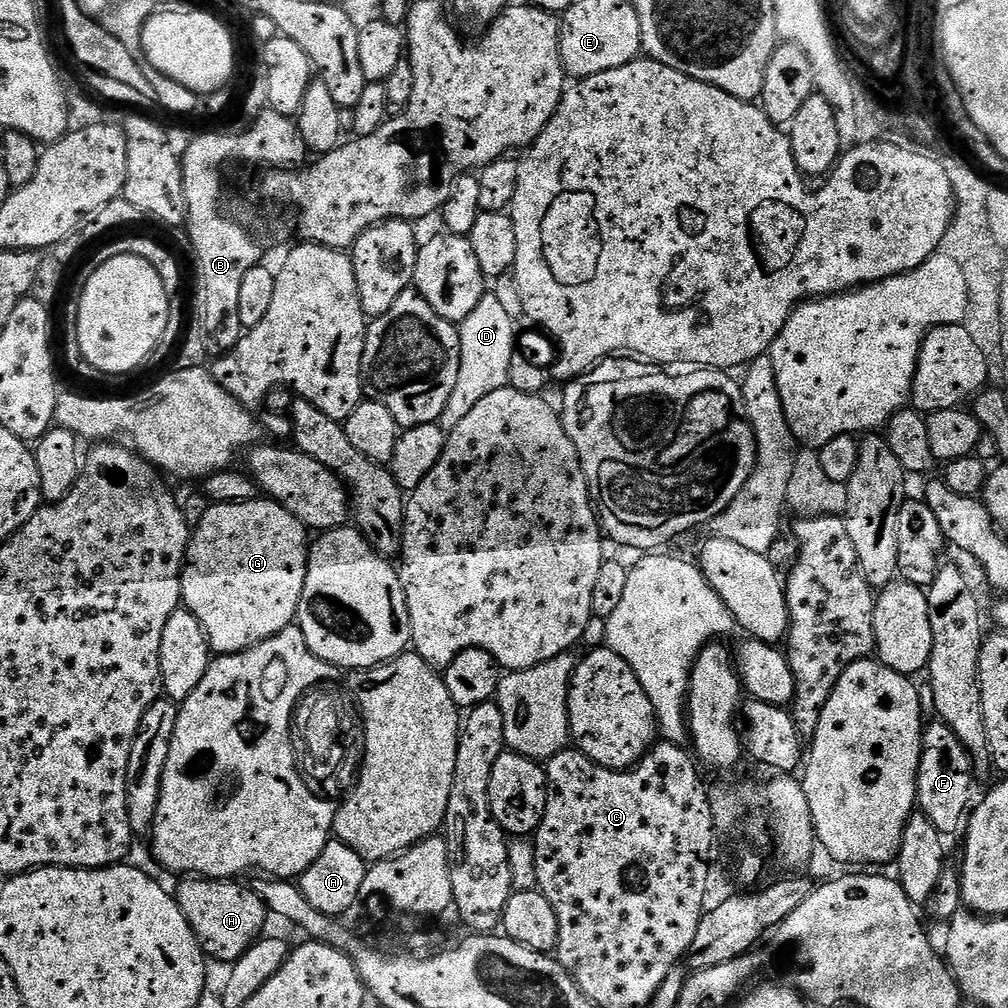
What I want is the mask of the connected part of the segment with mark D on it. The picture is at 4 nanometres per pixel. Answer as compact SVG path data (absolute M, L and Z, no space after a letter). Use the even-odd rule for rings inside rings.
M492 292L480 299L478 306L461 321L459 331L461 360L458 378L438 421L445 433L452 432L482 398L508 384L510 360L516 353L514 322L503 302Z

